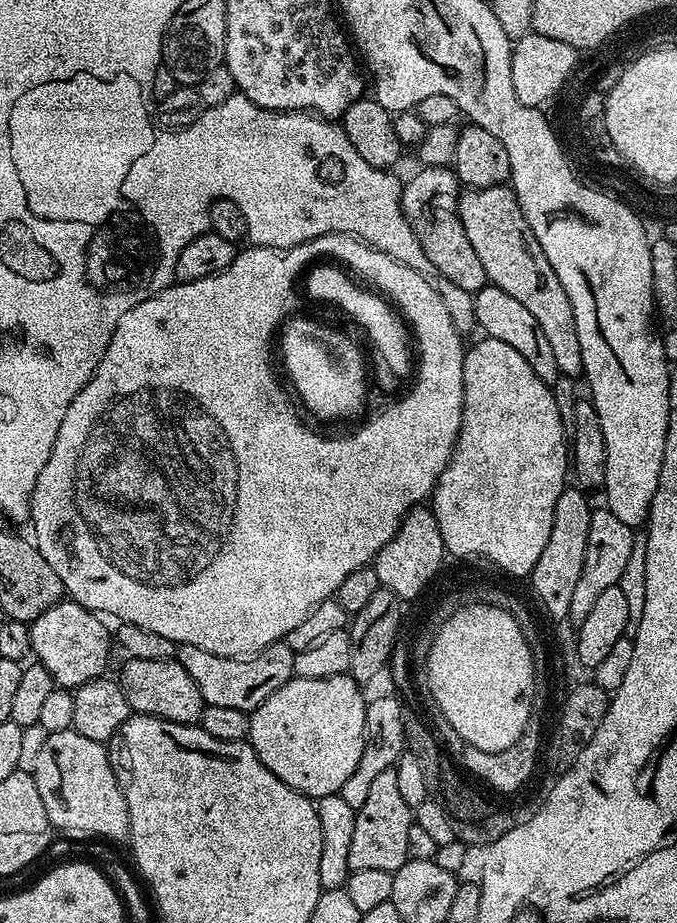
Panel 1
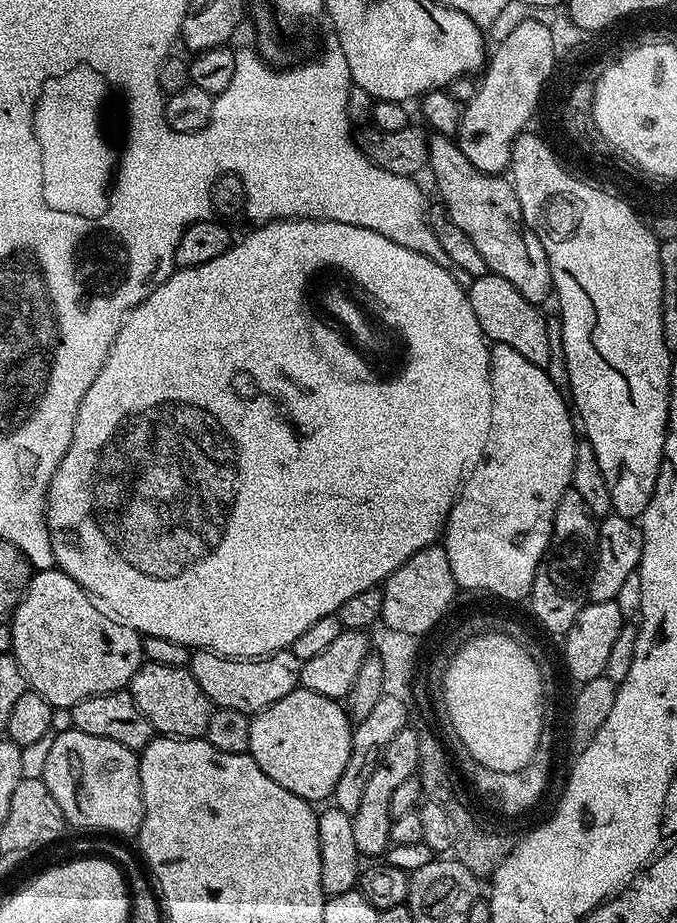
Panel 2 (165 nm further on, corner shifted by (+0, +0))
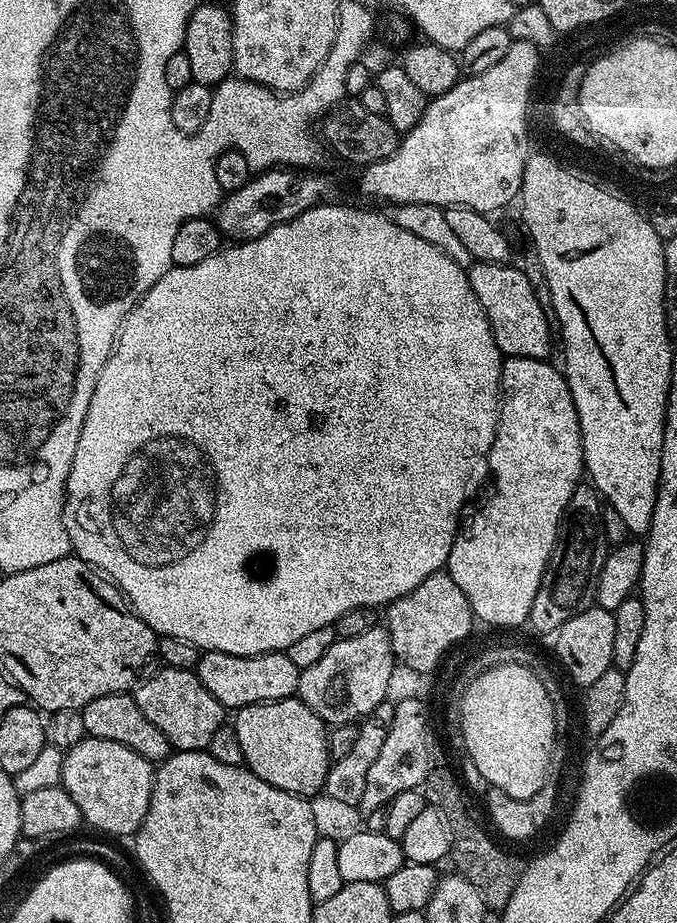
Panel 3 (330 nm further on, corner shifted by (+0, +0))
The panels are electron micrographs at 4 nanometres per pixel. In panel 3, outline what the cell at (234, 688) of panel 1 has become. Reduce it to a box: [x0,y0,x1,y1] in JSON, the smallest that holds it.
[194,651,302,710]

